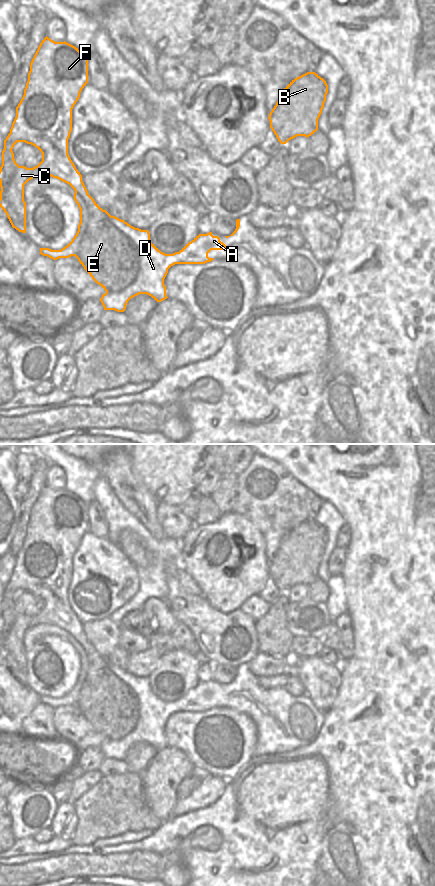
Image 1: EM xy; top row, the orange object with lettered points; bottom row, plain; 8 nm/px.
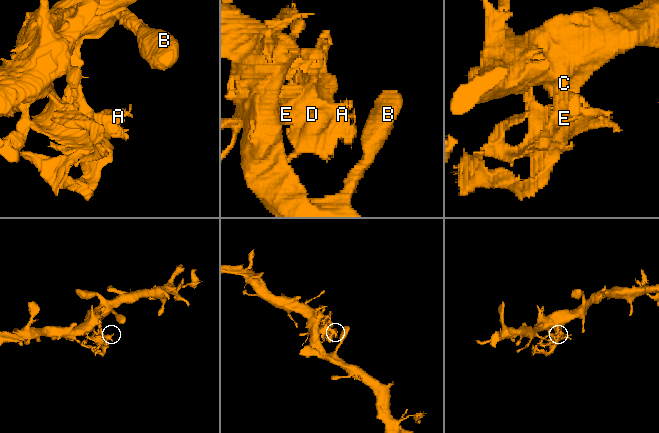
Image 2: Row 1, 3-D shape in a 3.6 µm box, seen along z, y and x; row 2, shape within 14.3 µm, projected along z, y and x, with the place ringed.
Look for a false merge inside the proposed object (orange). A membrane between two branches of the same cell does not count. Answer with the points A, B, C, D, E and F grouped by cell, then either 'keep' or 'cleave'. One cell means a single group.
A D E / B C F; cleave

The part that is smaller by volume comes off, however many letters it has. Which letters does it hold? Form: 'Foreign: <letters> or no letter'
Foreign: A, D, E

